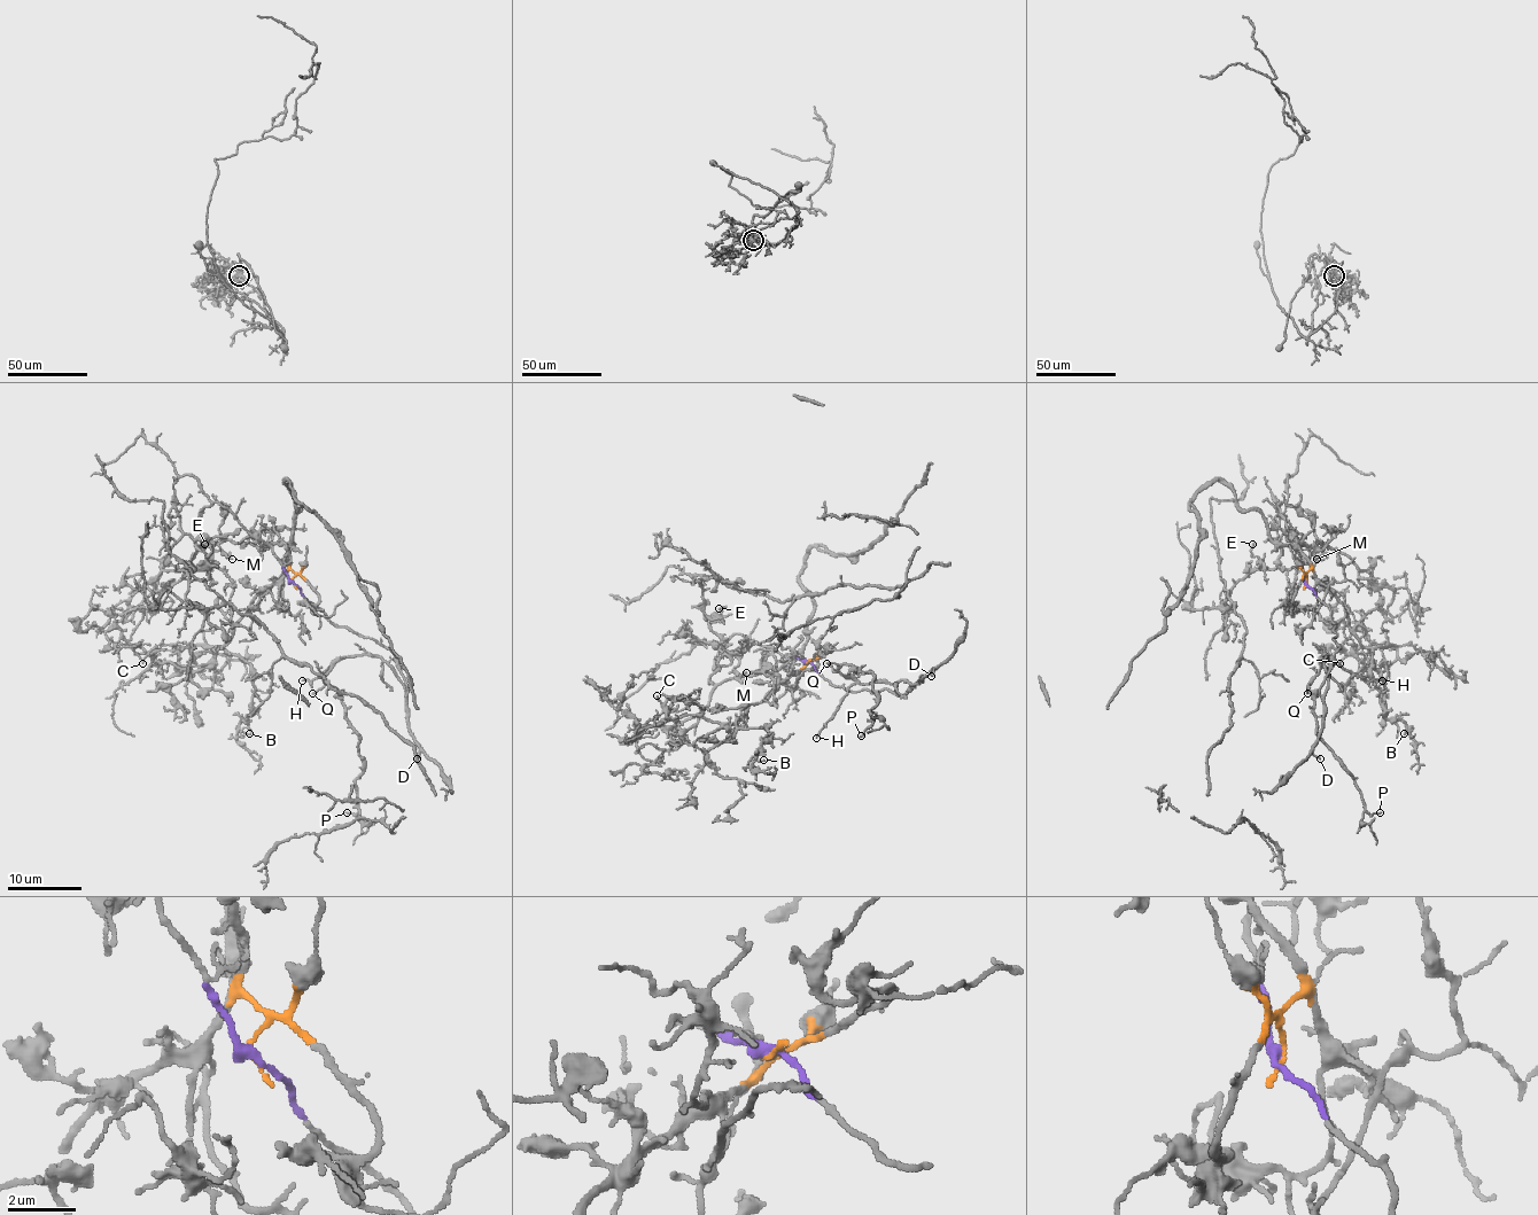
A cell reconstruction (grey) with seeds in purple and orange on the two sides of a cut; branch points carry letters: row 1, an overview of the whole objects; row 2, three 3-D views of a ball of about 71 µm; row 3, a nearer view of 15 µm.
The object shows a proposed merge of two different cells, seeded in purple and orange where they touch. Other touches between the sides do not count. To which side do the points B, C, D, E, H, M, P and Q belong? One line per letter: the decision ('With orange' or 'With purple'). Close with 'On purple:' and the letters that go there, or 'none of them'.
B: With orange
C: With orange
D: With purple
E: With orange
H: With purple
M: With orange
P: With purple
Q: With purple
On purple: D, H, P, Q

